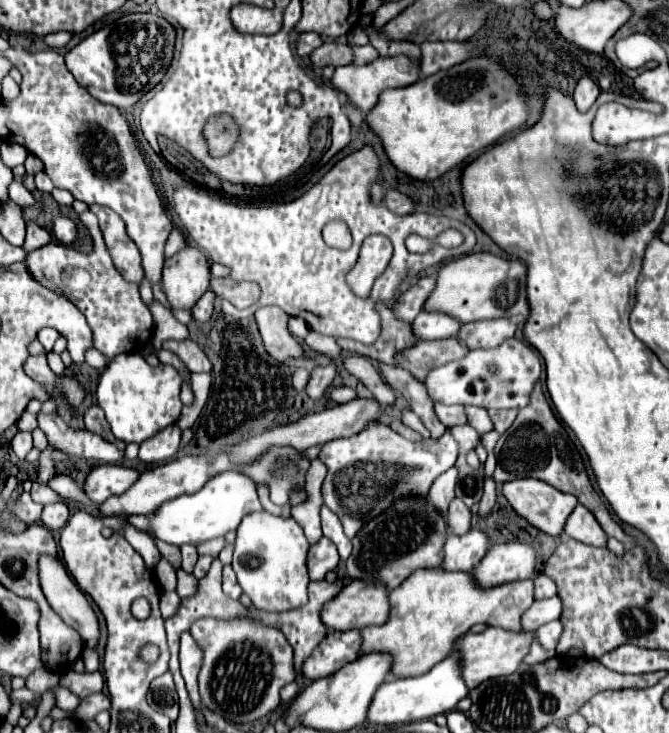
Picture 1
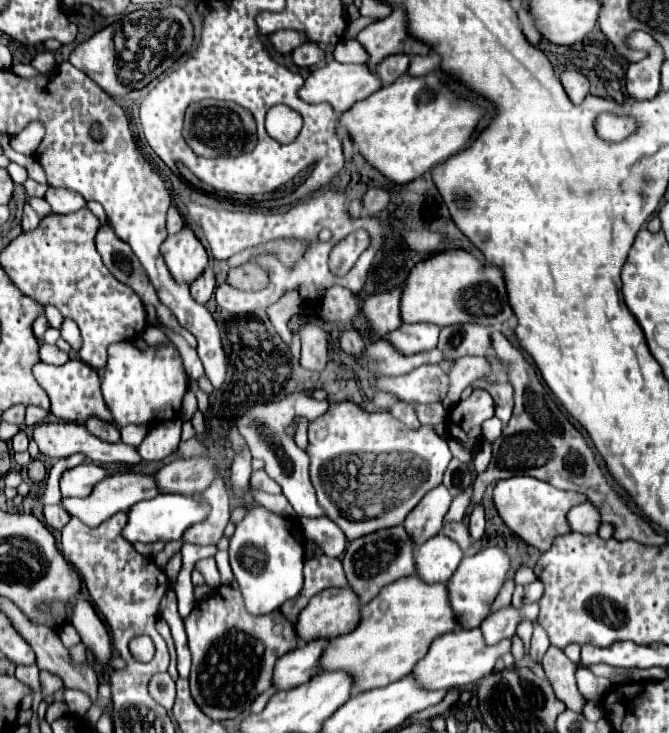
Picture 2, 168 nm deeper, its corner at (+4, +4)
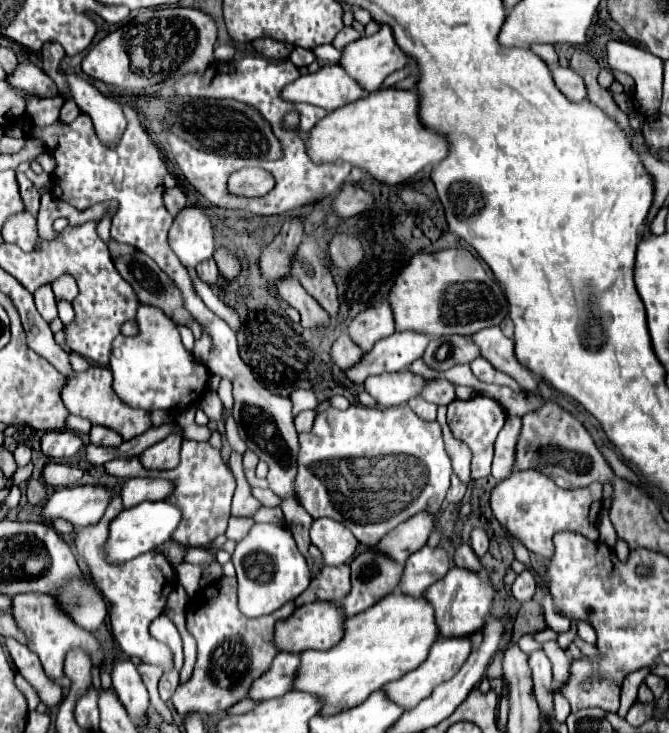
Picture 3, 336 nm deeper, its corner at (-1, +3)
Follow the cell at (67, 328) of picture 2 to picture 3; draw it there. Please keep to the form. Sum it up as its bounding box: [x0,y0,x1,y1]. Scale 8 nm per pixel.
[58,300,74,324]

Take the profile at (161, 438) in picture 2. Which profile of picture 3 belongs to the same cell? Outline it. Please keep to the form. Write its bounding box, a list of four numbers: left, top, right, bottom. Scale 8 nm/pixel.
[140,436,180,470]

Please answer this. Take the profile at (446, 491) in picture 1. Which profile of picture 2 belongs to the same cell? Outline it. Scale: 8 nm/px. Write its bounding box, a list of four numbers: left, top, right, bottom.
[403,485,451,545]

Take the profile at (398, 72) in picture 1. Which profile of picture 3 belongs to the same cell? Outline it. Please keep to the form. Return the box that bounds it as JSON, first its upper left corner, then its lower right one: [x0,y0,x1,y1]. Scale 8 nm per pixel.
[280,64,362,112]

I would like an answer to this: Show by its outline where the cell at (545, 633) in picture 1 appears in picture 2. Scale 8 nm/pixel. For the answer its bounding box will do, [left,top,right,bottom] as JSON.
[531,623,549,661]

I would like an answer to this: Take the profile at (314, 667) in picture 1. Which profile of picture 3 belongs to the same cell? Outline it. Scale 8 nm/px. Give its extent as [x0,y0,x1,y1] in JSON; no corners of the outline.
[248,652,300,702]

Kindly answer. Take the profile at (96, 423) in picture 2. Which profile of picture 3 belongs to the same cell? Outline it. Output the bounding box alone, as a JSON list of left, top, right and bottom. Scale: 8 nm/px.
[90,426,122,448]

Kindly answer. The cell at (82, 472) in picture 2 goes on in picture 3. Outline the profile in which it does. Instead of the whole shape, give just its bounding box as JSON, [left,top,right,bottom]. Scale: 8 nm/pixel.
[42,462,82,488]

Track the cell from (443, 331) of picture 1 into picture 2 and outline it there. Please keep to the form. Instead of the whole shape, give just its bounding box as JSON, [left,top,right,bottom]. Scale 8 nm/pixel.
[389,323,441,355]

